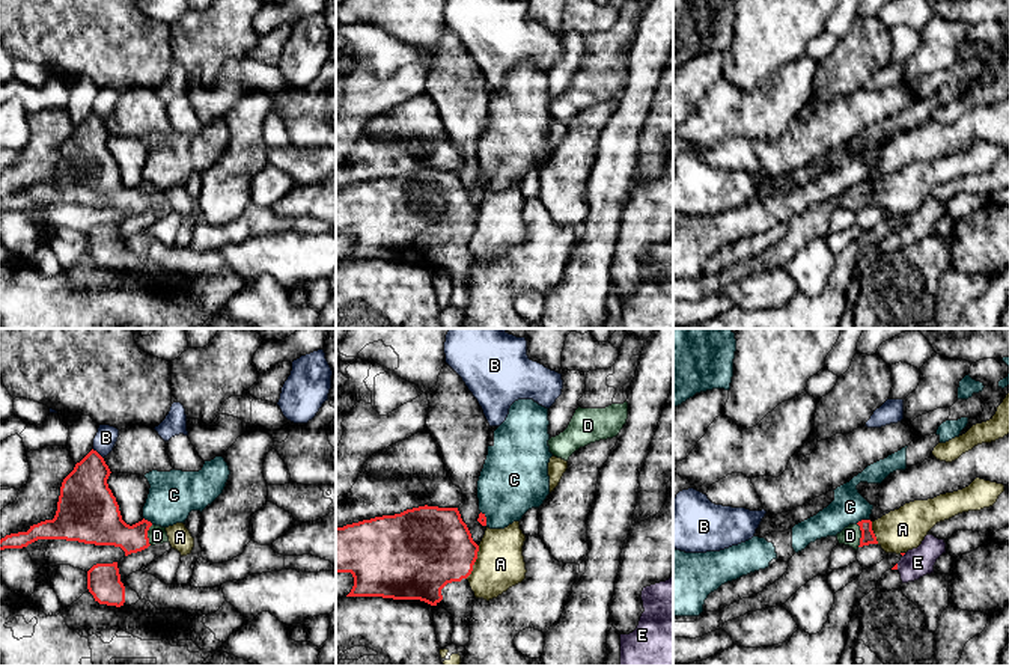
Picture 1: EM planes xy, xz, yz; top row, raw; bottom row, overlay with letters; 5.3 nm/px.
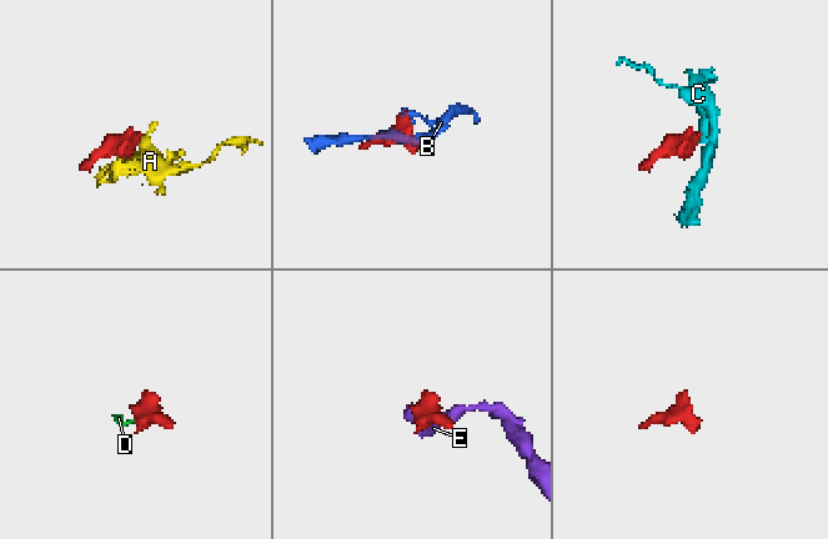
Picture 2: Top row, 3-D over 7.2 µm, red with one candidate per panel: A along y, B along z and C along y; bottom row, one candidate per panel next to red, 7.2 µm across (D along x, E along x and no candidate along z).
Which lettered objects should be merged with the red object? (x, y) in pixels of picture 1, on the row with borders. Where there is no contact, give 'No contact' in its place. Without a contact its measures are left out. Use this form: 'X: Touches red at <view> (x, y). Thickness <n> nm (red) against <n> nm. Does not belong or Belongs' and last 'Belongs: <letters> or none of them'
A: Touches red at xz (475, 561). Thickness 420 nm (red) against 260 nm. Does not belong
B: Touches red at xy (98, 454). Thickness 280 nm (red) against 120 nm. Does not belong
C: Touches red at yz (862, 520). Thickness 80 nm (red) against 180 nm. Does not belong
D: Touches red at yz (862, 535). Thickness 80 nm (red) against 100 nm. Belongs
E: Touches red at yz (896, 567). Thickness 20 nm (red) against 160 nm. Belongs
Belongs: D, E

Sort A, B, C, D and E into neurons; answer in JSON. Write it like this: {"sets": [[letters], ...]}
{"sets": [["A"], ["B"], ["C"], ["D", "E"]]}

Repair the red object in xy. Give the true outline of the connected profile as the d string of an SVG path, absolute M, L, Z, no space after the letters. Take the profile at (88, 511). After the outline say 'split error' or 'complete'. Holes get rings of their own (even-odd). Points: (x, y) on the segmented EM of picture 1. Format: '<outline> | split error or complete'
M92 449L63 479L54 518L30 526L27 532L6 535L0 550L23 548L38 539L66 539L120 547L128 556L169 542L166 527L145 518L133 526L122 520L107 484L110 473L104 458Z | split error

